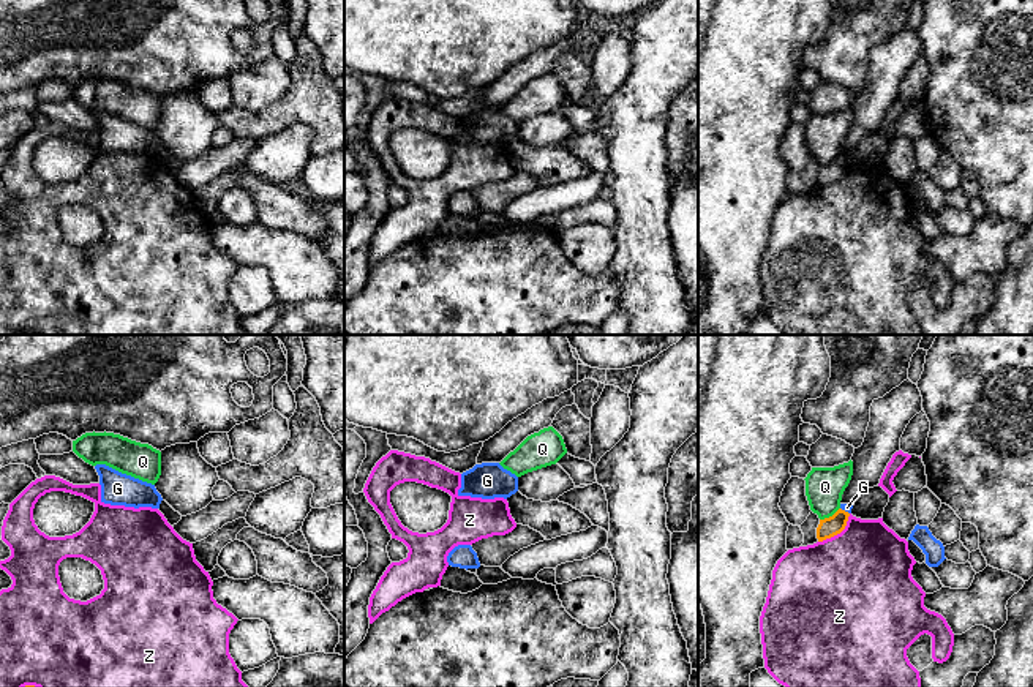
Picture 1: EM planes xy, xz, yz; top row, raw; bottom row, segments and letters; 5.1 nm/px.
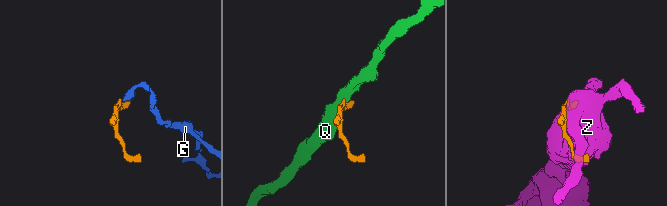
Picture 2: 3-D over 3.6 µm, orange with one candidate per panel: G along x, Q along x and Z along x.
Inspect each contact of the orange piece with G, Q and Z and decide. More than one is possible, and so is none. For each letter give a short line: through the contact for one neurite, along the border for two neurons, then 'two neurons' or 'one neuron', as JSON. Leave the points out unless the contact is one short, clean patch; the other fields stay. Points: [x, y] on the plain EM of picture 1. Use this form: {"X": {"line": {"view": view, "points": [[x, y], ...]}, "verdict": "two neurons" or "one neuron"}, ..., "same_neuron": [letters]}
{"G": {"line": {"view": "yz", "points": [[841, 153], [848, 160]]}, "verdict": "two neurons"}, "Q": {"line": {"view": "yz", "points": [[839, 153], [820, 166]]}, "verdict": "two neurons"}, "Z": {"verdict": "two neurons"}, "same_neuron": []}

